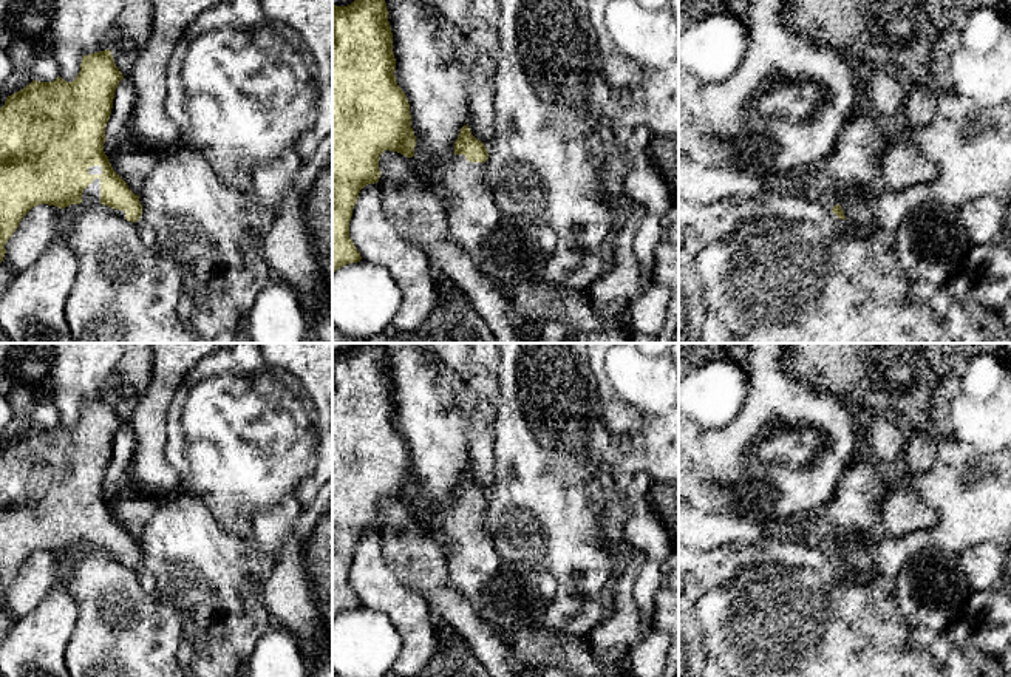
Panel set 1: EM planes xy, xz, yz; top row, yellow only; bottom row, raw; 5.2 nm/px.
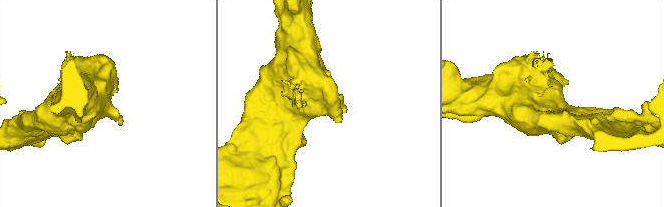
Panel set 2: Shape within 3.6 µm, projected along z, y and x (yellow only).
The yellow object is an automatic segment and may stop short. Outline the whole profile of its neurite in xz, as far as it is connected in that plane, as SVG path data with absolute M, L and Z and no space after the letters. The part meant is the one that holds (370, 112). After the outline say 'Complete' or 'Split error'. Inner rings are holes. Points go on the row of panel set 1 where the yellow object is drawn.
M354 0L348 6L332 5L332 274L362 260L349 238L349 221L360 190L379 182L379 159L385 150L414 156L416 136L411 128L410 104L396 82L393 32L385 0Z. Complete

